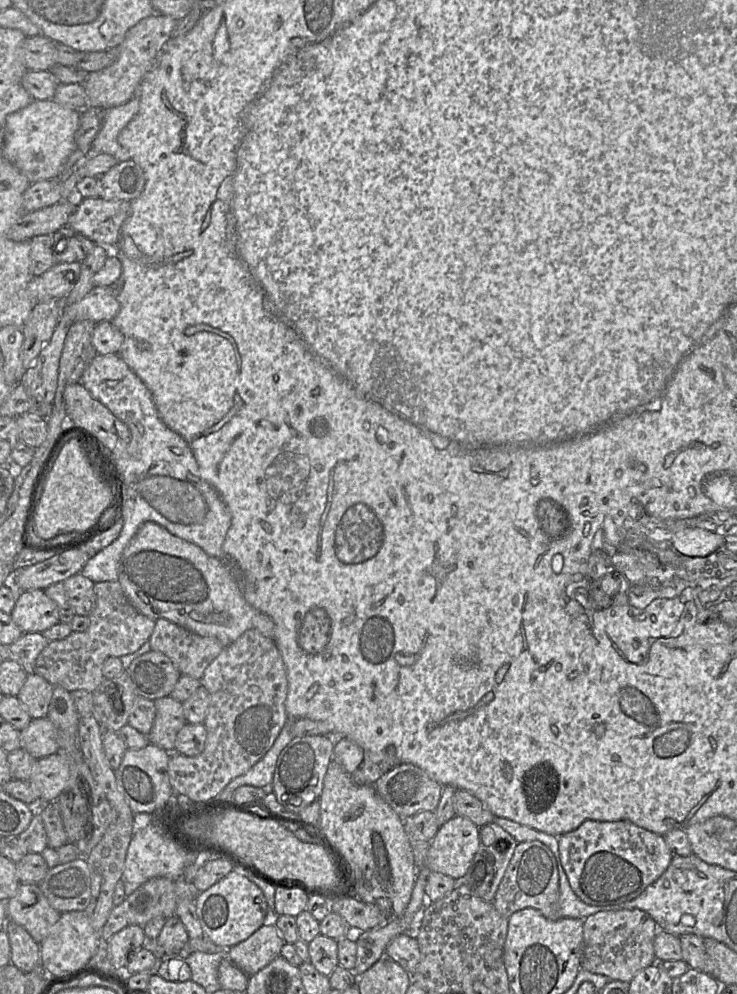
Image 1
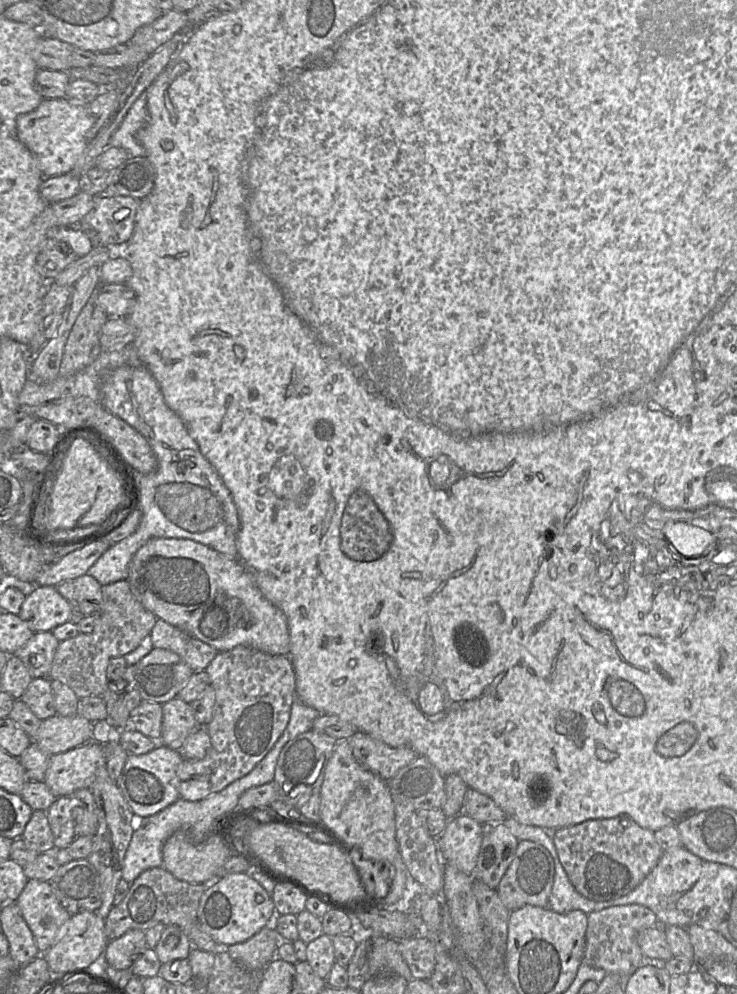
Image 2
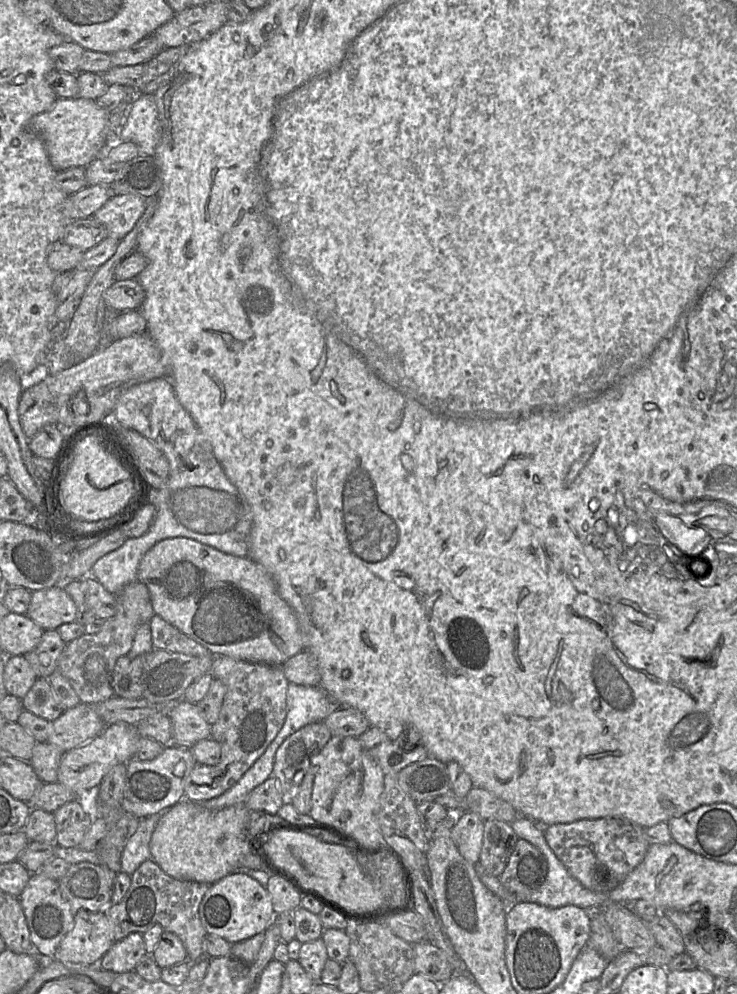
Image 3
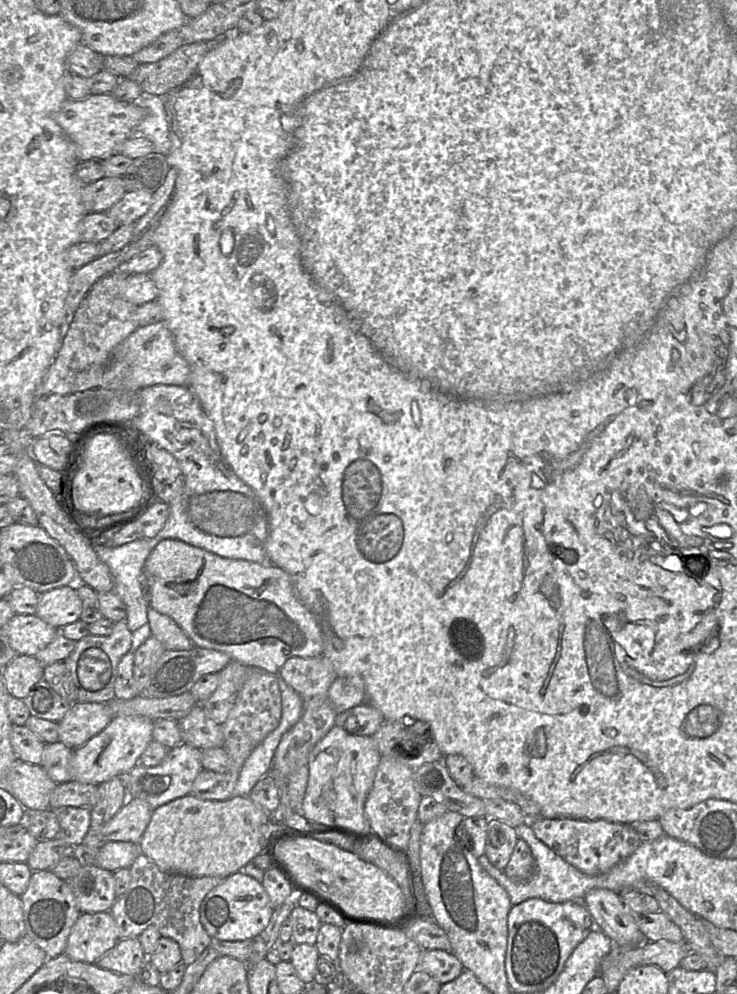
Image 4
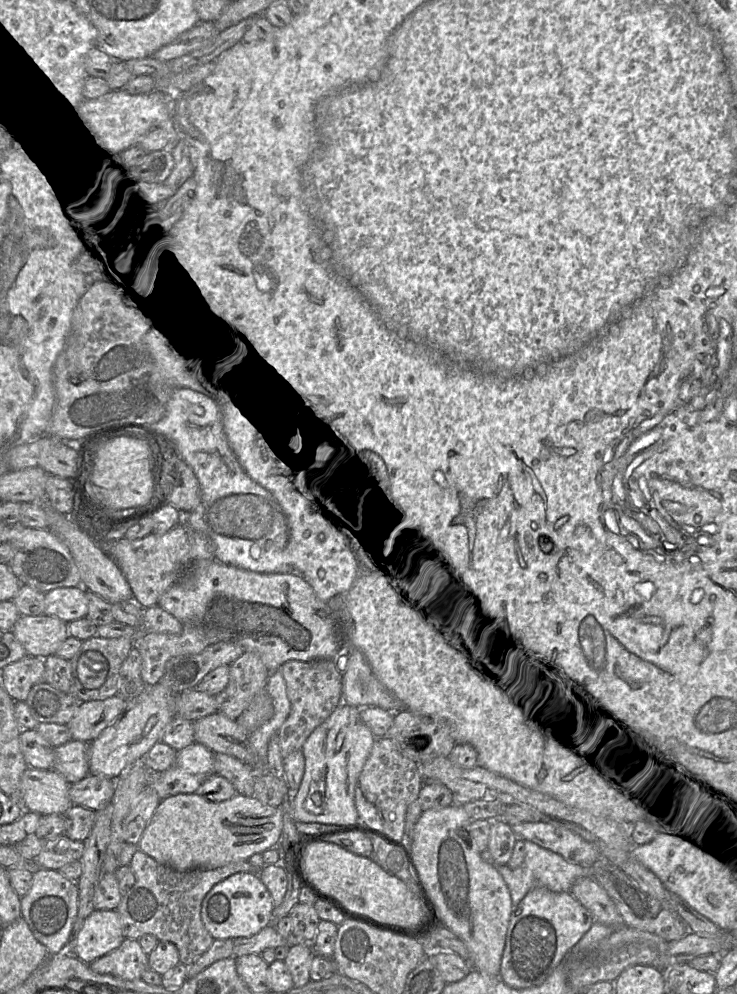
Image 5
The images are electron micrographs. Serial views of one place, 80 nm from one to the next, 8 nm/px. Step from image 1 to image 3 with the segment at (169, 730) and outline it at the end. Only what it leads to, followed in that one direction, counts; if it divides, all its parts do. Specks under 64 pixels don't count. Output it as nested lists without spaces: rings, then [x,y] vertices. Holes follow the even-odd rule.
[[[177,700],[168,716],[173,730],[171,745],[191,748],[198,741],[211,737],[211,725],[202,717],[196,703]]]

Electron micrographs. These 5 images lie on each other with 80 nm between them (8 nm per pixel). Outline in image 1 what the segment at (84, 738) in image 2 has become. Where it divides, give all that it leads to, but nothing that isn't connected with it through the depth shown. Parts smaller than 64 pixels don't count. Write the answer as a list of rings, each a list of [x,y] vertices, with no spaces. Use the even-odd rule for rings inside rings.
[[[47,717],[32,719],[30,724],[20,731],[21,748],[26,750],[35,759],[46,757],[60,751],[58,737],[59,730]]]

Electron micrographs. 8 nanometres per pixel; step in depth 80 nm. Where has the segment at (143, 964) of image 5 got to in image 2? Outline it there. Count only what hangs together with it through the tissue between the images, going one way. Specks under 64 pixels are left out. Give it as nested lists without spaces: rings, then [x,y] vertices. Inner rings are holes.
[[[132,929],[110,940],[105,948],[105,962],[118,971],[130,971],[135,957],[147,948],[145,931]]]

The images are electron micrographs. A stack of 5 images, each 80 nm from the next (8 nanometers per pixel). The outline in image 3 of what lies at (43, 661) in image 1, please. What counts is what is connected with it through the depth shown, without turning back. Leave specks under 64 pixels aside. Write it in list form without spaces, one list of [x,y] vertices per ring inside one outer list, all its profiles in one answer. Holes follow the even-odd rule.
[[[139,581],[132,582],[116,595],[116,613],[105,620],[101,631],[92,635],[84,634],[66,644],[57,670],[68,679],[82,704],[95,704],[114,696],[111,683],[115,663],[119,657],[129,653],[137,629],[149,624],[154,614],[146,585]]]

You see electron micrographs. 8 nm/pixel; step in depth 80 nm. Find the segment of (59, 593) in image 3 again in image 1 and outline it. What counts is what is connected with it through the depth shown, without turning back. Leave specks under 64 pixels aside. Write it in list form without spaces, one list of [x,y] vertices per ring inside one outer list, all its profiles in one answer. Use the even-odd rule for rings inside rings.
[[[41,589],[19,592],[10,615],[23,634],[42,633],[60,623],[59,606]]]

